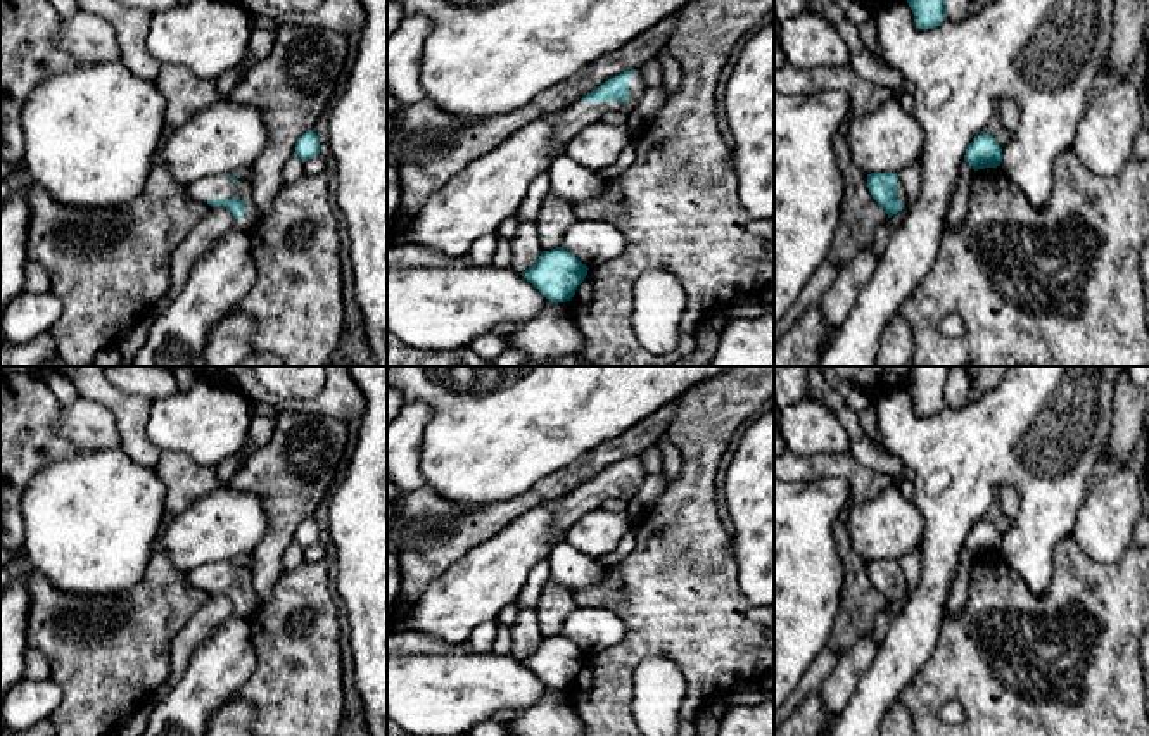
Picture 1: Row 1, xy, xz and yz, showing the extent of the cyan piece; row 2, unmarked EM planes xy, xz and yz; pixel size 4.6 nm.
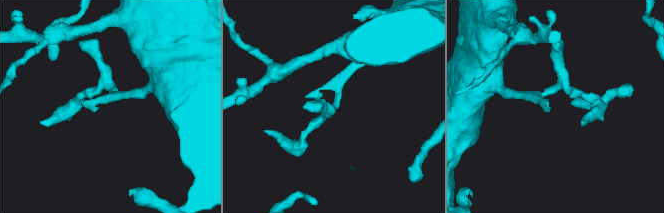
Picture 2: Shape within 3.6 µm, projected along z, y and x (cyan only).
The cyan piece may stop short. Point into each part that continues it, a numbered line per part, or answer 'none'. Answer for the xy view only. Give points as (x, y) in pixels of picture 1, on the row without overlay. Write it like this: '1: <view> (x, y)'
1: xy (220, 572)

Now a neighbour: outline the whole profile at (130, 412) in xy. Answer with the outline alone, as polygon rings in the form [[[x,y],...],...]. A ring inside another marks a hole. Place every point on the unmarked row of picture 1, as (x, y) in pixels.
[[[48,366],[64,375],[90,401],[105,406],[116,418],[119,447],[138,465],[154,468],[161,458],[147,435],[152,399],[128,394],[107,378],[109,366]]]

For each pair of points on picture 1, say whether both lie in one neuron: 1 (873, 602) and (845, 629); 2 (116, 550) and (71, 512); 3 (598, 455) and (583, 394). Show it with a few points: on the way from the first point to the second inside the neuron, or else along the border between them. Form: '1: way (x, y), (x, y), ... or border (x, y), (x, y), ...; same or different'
1: way (866, 609), (852, 622); same
2: way (106, 539), (82, 515); same
3: border (633, 425), (562, 467); different

